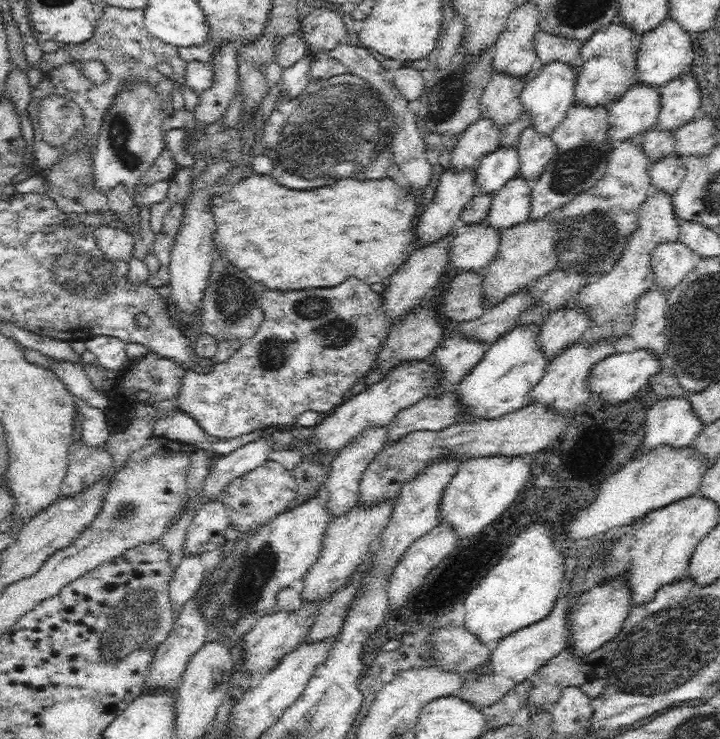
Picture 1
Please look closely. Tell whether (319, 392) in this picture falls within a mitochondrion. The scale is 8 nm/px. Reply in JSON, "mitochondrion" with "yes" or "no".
{"mitochondrion":"no"}

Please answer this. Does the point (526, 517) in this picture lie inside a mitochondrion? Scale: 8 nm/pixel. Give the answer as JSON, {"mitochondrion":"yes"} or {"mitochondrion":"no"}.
{"mitochondrion":"no"}

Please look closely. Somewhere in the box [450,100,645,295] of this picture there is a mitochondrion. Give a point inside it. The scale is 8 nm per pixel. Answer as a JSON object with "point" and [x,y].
{"point":[591,238]}

